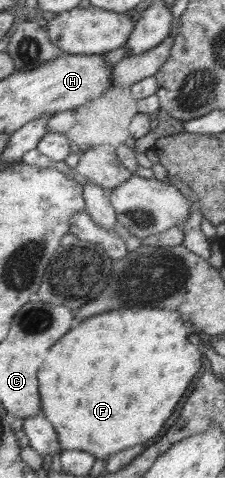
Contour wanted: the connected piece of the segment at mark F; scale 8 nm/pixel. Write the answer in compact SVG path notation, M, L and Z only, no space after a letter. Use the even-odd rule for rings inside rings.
M136 307L100 313L70 329L50 349L44 367L52 369L52 381L40 381L38 387L42 414L56 429L61 450L80 450L96 459L106 459L156 437L166 419L174 413L174 407L194 375L204 366L207 366L205 356L188 339L188 329L180 312L159 307Z

